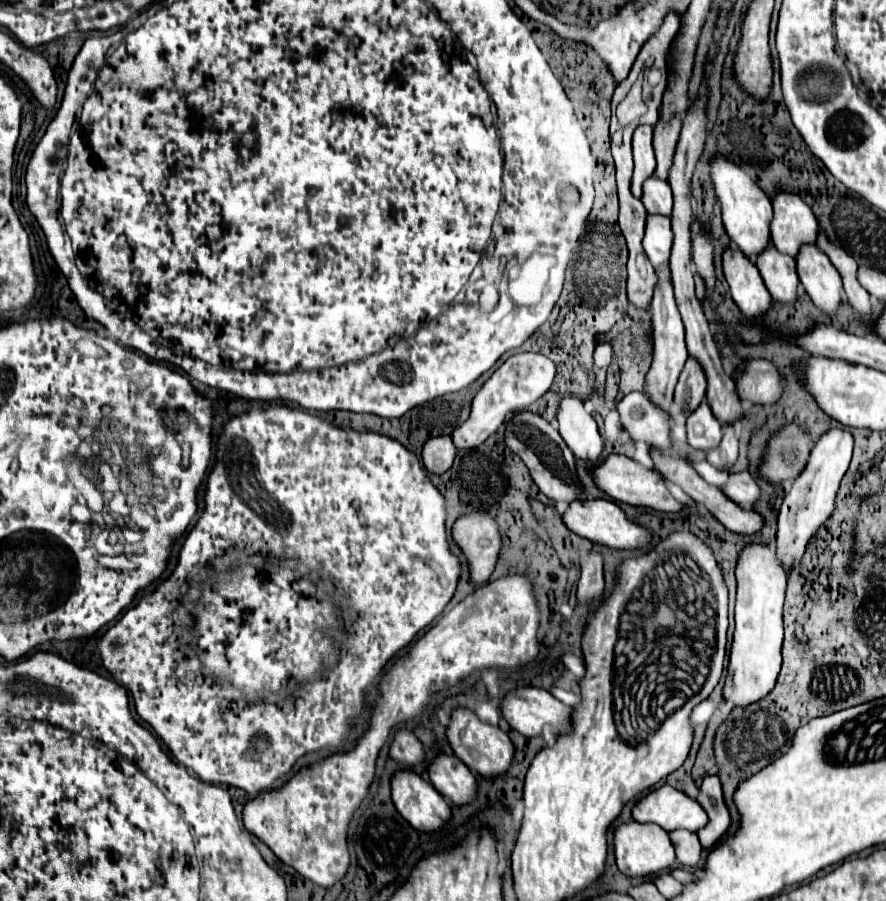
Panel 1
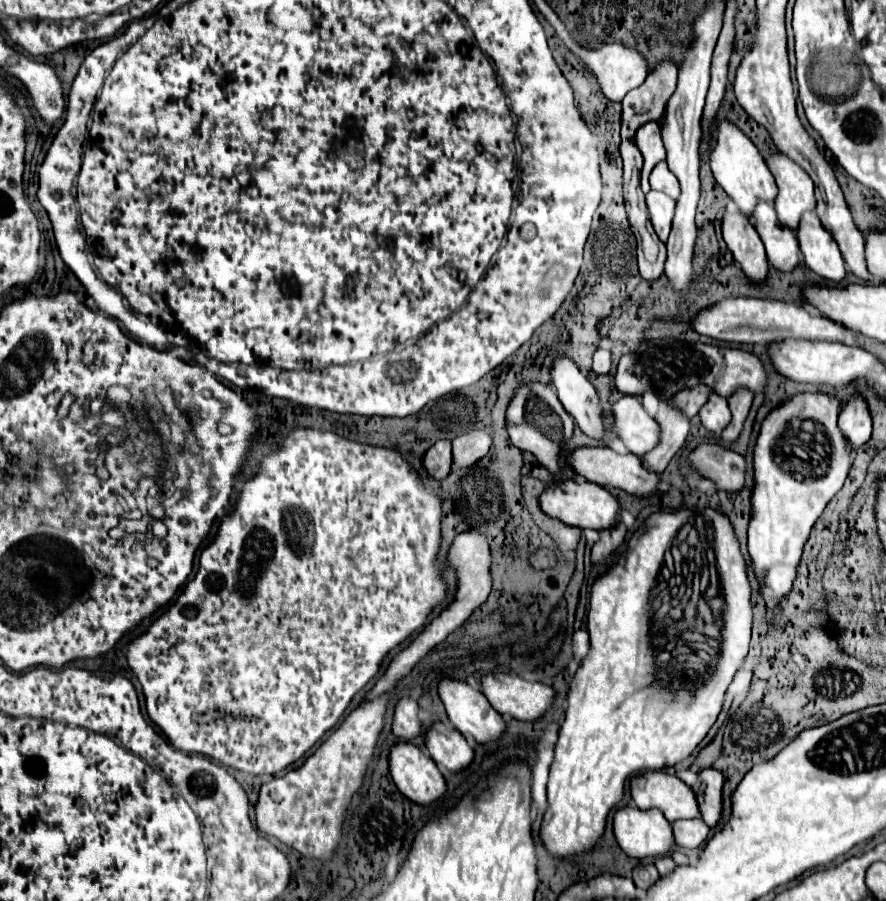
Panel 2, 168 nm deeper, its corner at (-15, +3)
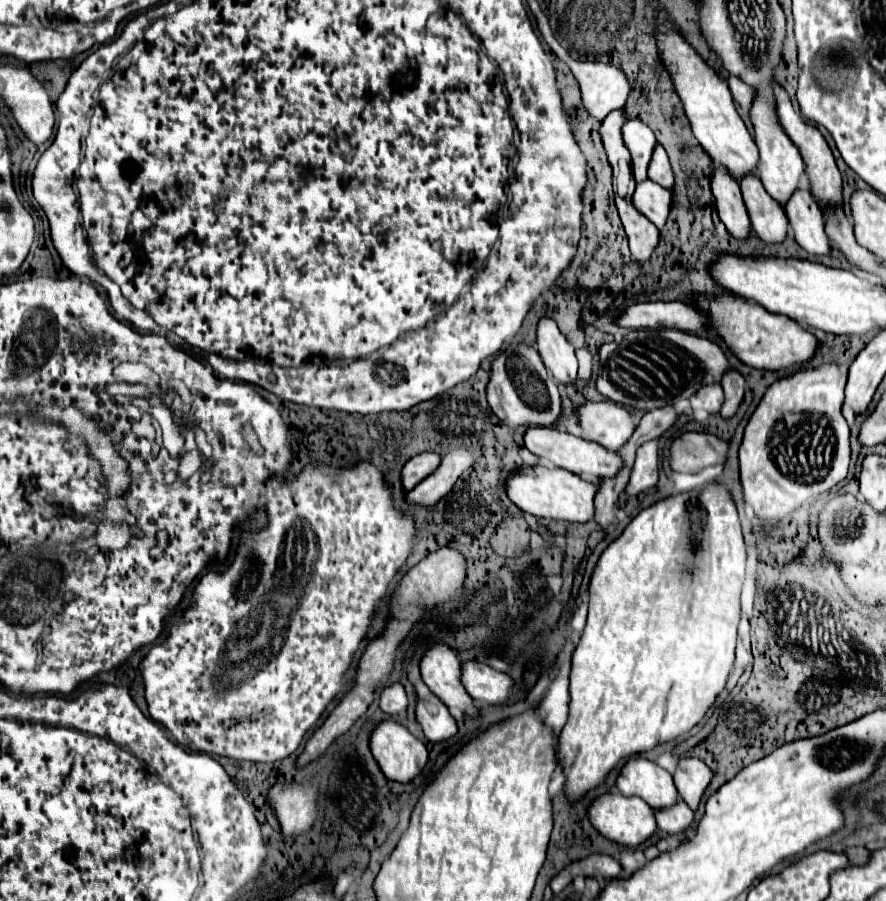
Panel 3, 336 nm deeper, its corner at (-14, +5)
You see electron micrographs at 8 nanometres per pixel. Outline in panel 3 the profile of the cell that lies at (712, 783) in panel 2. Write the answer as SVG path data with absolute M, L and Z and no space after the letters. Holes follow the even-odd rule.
M685 757L679 761L679 767L677 767L673 779L675 779L675 787L681 795L681 799L693 811L697 811L701 797L713 779L713 771L701 759Z

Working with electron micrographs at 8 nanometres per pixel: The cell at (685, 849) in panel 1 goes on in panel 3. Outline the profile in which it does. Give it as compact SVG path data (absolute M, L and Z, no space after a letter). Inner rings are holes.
M677 803L669 809L659 809L655 811L655 817L657 817L657 825L663 833L667 835L679 835L679 833L685 833L689 831L689 827L693 825L695 821L695 815L693 811L687 807L687 803Z

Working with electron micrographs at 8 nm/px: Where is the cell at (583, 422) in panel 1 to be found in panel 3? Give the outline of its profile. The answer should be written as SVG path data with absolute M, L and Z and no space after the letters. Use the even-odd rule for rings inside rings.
M541 319L537 327L537 351L547 371L565 385L577 383L575 347L561 335L555 321Z

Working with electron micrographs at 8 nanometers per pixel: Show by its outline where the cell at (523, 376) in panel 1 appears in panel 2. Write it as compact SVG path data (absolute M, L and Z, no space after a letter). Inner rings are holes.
M472 431L464 433L462 437L456 437L452 441L452 459L458 469L472 467L478 463L490 449L492 439L486 431Z

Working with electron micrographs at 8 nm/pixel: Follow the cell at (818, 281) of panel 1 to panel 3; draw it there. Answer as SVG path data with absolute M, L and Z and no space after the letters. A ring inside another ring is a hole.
M801 187L785 205L795 241L811 255L829 255L831 243L825 233L825 215L809 189Z

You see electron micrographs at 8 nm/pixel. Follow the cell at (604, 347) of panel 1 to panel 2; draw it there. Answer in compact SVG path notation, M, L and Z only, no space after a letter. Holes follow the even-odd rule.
M596 349L592 355L592 373L606 375L610 371L610 365L612 365L610 351L608 349Z

